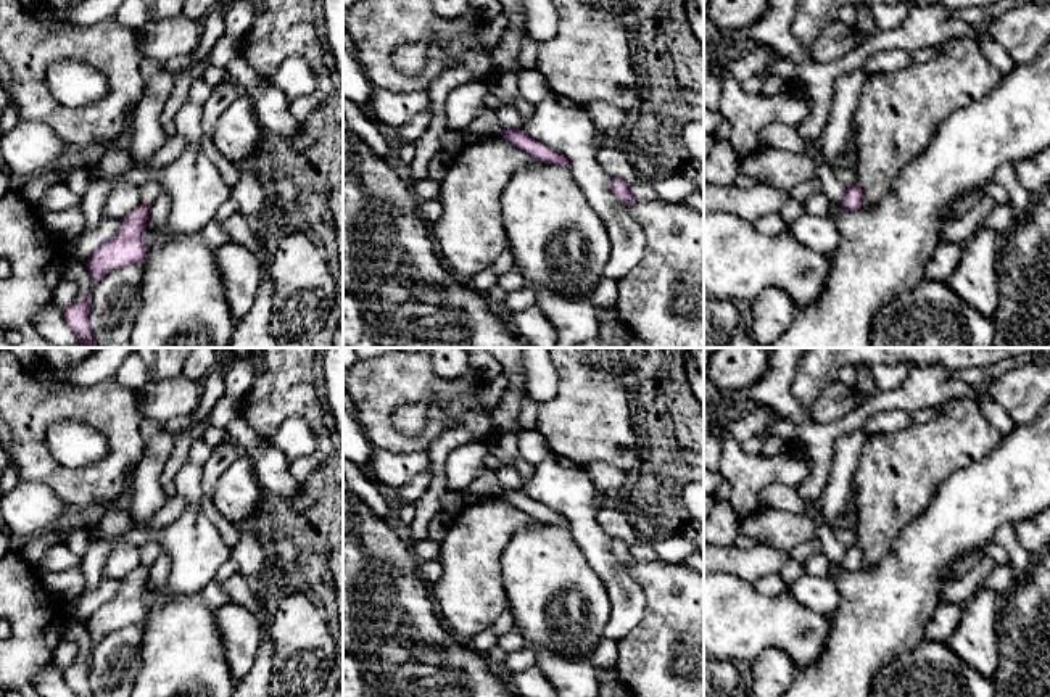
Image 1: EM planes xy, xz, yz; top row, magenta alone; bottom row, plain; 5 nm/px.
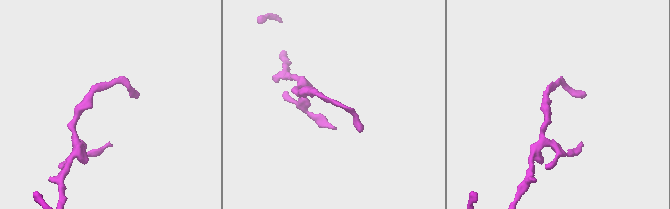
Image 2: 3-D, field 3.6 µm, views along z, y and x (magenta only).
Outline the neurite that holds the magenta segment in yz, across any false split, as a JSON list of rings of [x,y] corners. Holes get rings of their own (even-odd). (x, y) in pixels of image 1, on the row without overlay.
[[[850,544],[847,546],[845,555],[842,559],[842,568],[845,571],[857,571],[862,568],[862,549],[858,547],[858,544]]]

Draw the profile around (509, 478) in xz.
[[[504,465],[496,472],[496,476],[502,486],[502,489],[519,489],[525,480],[512,465]]]

